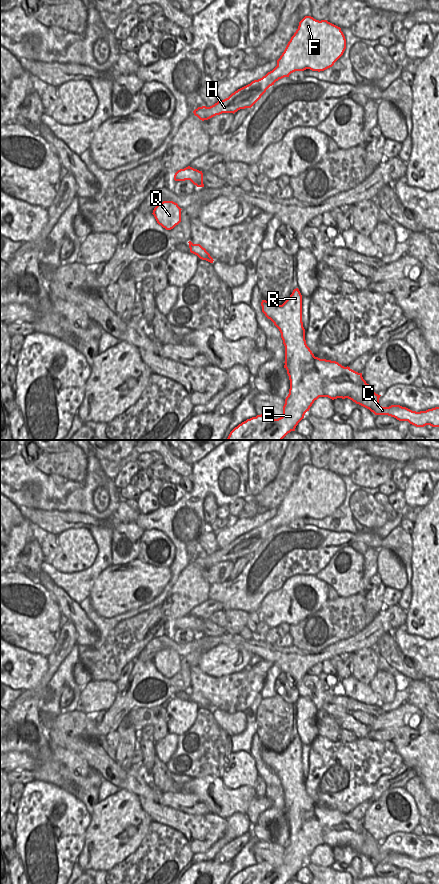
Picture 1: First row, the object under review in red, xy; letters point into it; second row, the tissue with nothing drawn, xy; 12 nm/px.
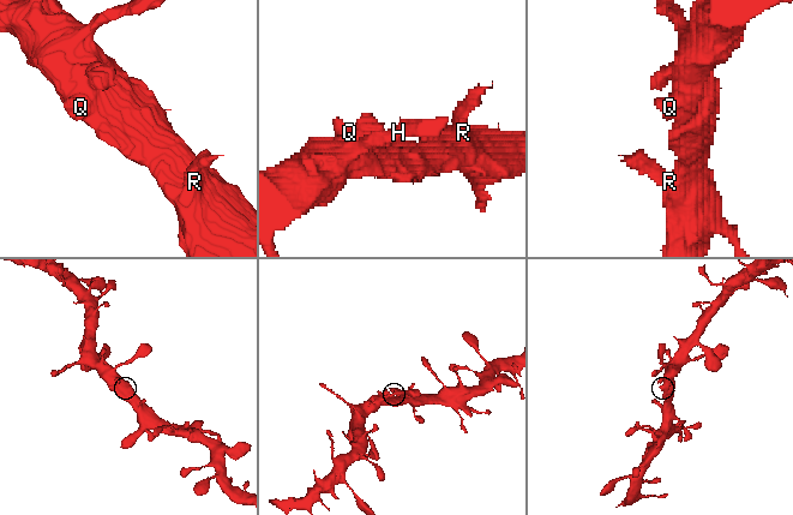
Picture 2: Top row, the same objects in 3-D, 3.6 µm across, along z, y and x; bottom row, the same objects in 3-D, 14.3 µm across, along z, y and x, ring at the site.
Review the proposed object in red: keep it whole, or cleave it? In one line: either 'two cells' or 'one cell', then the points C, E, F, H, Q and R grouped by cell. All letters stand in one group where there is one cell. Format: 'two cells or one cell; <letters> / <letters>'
one cell; C E F H Q R

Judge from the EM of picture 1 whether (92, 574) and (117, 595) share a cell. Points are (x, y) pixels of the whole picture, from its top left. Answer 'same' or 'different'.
different

